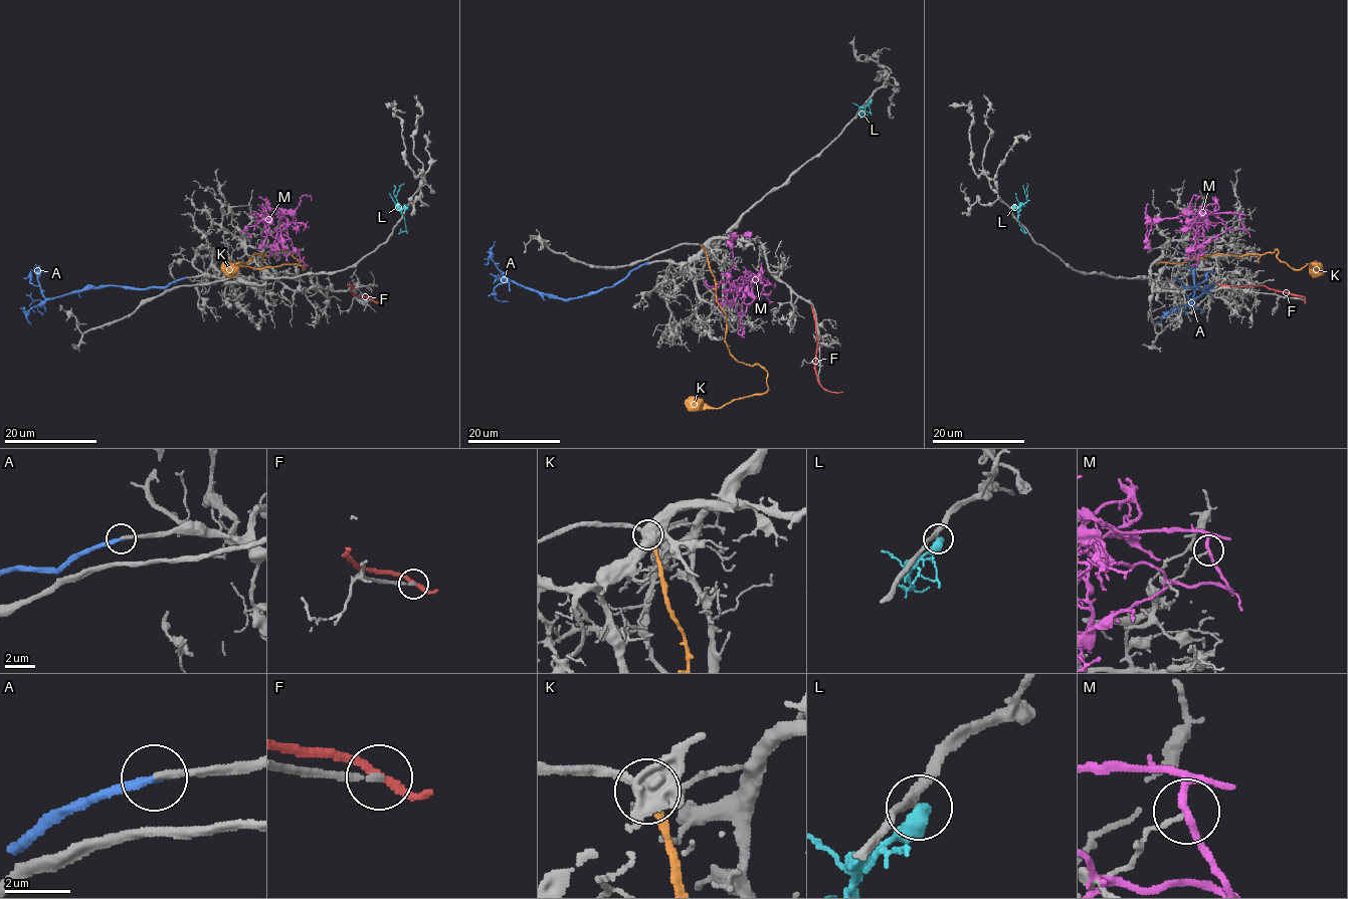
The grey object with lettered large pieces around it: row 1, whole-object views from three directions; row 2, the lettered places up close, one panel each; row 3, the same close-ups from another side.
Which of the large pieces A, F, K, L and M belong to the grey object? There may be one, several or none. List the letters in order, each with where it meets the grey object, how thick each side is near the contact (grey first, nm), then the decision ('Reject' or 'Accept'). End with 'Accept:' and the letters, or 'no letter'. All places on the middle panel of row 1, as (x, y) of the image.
A: Touches grey at (648, 263). Thickness 260 nm (grey) against 280 nm. Accept
F: Touches grey at (835, 393). Thickness 150 nm (grey) against 200 nm. Reject
K: Touches grey at (703, 247). Thickness 130 nm (grey) against 320 nm. Reject
L: Touches grey at (871, 99). Thickness 280 nm (grey) against 420 nm. Reject
M: Touches grey at (744, 327). Thickness 130 nm (grey) against 170 nm. Reject
Accept: A

